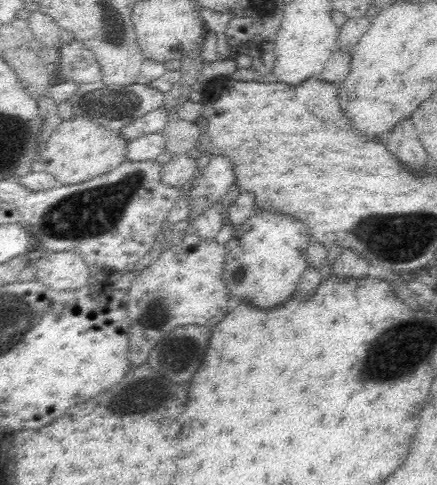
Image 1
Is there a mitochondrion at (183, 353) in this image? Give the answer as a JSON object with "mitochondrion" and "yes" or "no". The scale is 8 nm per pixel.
{"mitochondrion":"yes"}

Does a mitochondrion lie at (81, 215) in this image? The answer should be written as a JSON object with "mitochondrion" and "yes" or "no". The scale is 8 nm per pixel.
{"mitochondrion":"yes"}

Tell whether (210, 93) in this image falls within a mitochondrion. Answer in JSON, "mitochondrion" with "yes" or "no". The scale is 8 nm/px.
{"mitochondrion":"no"}

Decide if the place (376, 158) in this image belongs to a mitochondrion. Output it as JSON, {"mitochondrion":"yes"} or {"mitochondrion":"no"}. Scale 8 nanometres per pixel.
{"mitochondrion":"no"}

